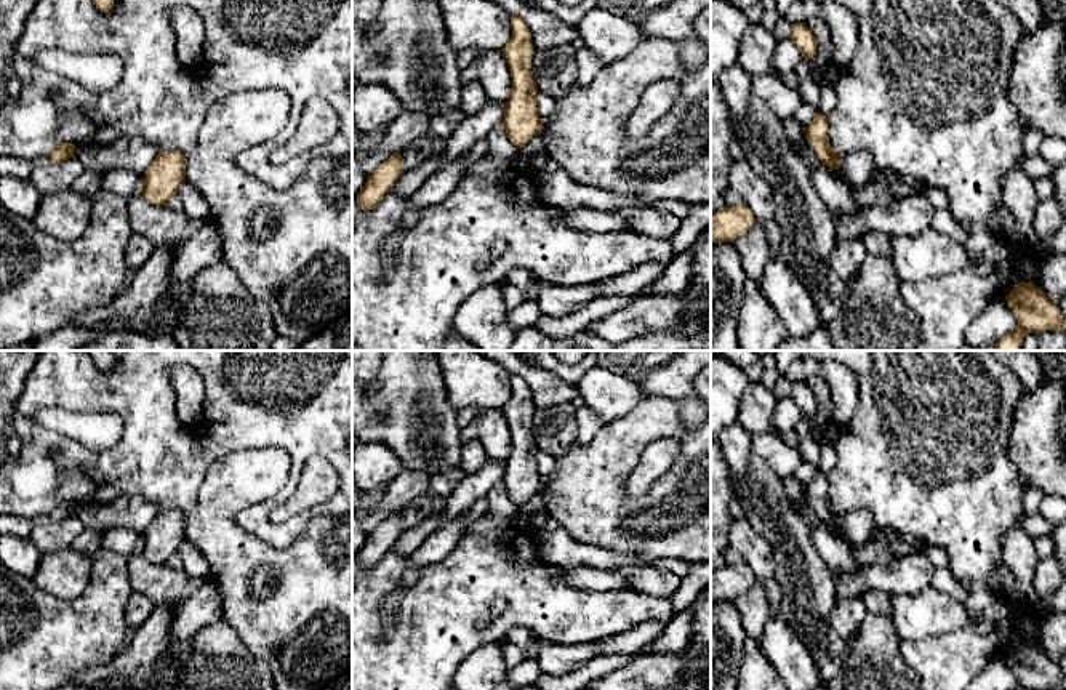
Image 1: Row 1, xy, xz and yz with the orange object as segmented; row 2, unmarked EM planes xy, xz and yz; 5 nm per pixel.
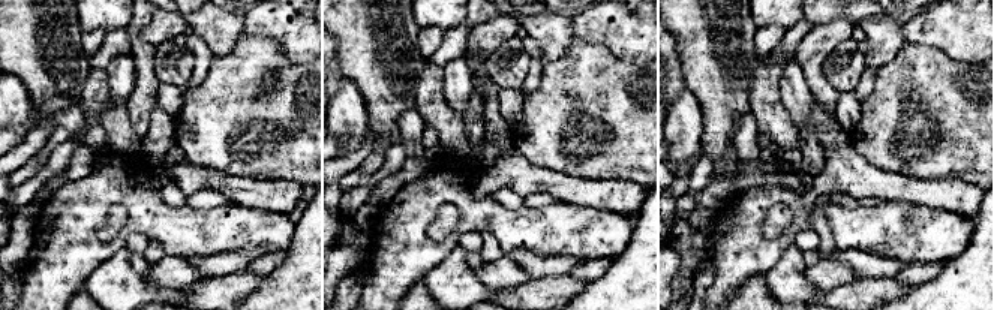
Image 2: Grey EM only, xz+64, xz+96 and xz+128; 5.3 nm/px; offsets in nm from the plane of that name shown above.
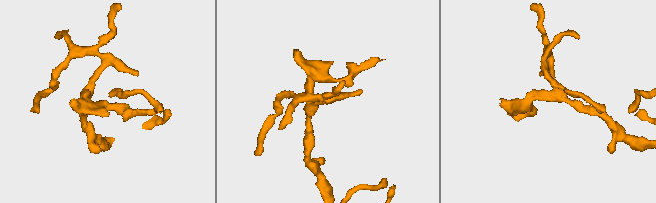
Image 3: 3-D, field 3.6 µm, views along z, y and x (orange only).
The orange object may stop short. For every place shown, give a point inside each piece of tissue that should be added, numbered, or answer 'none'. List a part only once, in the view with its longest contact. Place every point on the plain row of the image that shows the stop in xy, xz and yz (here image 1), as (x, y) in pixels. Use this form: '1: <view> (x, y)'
none

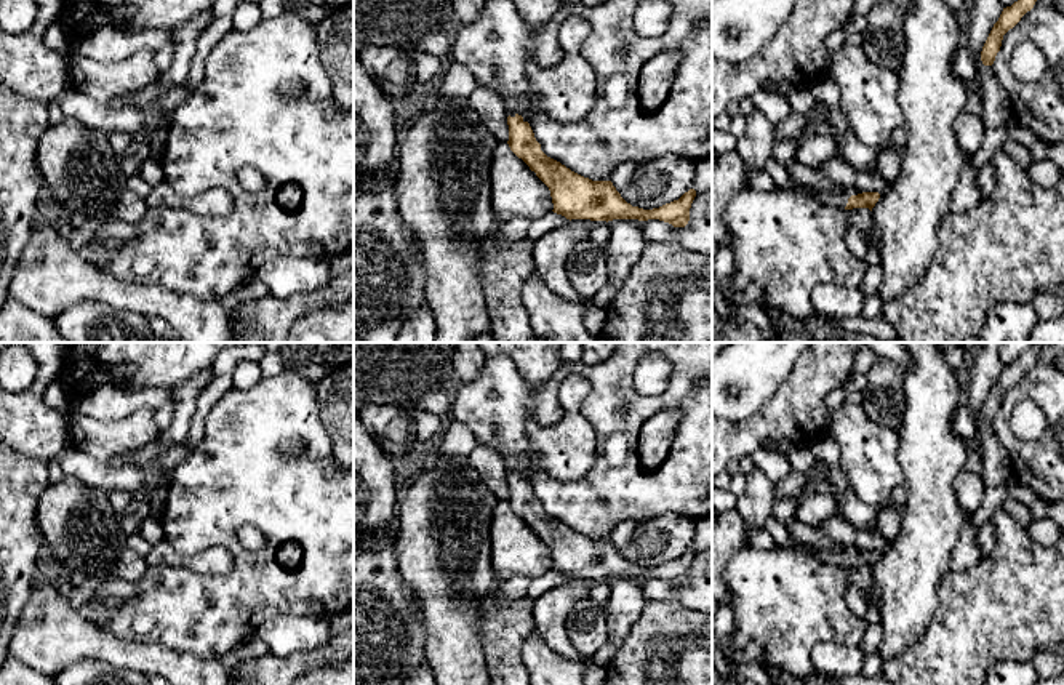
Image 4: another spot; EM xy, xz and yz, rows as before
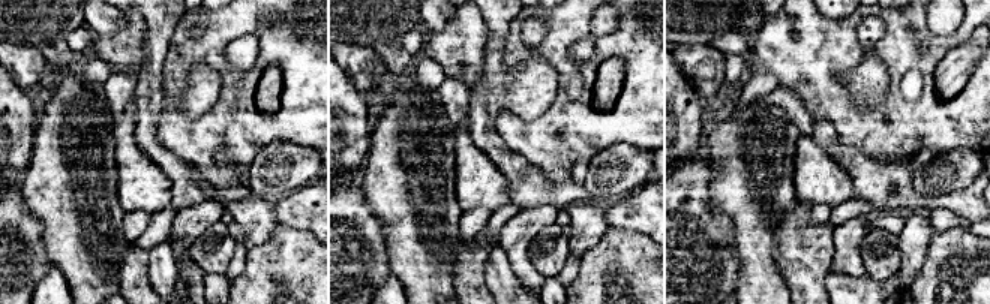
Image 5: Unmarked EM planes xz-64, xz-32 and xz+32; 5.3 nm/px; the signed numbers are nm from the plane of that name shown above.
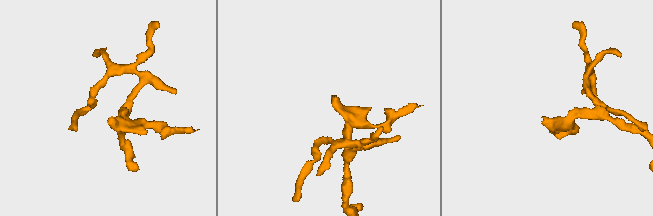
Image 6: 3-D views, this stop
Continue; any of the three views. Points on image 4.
1: yz (836, 559)

